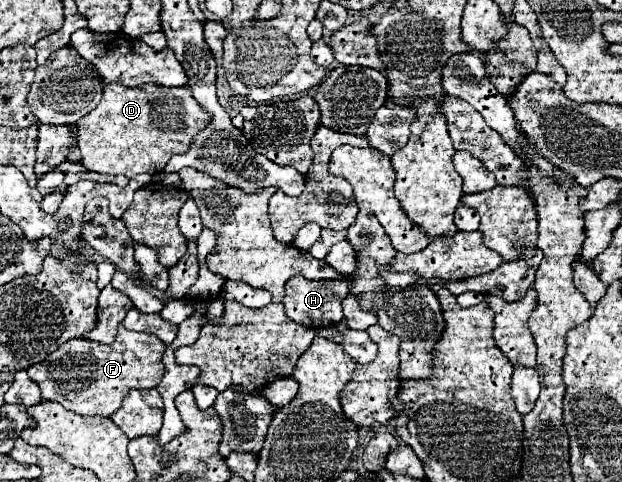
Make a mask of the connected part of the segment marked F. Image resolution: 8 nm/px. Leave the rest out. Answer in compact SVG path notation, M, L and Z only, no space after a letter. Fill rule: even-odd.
M119 326L117 332L119 334L113 344L97 344L91 340L81 340L81 338L67 340L49 358L45 358L45 362L39 362L37 366L27 368L29 378L41 388L43 400L61 402L67 410L81 414L81 416L111 416L113 412L119 410L121 400L125 398L125 394L129 394L129 390L155 388L159 380L163 378L163 362L161 362L163 348L165 348L163 342L157 340L157 336L153 334L129 332L123 326Z

